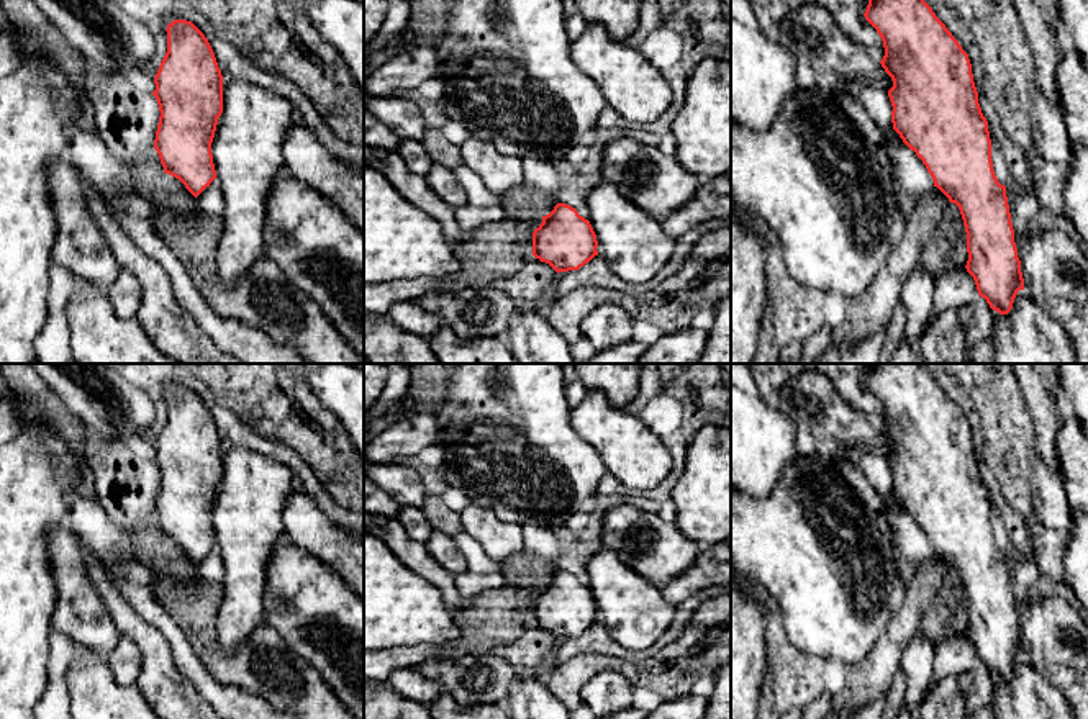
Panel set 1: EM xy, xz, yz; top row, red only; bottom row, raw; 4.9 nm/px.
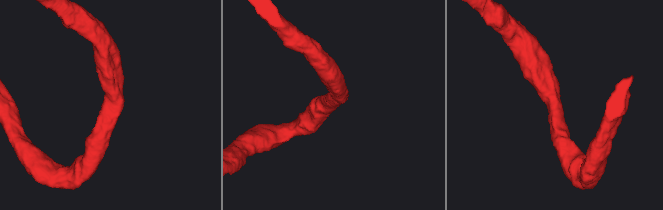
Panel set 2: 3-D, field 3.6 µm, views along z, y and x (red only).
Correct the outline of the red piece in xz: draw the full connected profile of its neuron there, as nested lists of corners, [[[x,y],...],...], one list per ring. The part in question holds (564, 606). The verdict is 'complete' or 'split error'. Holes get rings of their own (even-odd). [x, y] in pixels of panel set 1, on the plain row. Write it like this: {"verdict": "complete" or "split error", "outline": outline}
{"verdict": "complete", "outline": [[[557,570],[533,599],[533,622],[557,640],[578,637],[598,622],[596,601],[575,575]]]}

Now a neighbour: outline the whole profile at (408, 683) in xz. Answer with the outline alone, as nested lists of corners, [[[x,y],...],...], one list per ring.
[[[415,668],[393,672],[387,683],[398,696],[423,706],[429,706],[441,694],[437,681],[423,676]]]

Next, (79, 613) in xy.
[[[66,522],[59,524],[48,532],[48,552],[56,581],[51,626],[108,657],[123,635],[90,578],[80,539]]]

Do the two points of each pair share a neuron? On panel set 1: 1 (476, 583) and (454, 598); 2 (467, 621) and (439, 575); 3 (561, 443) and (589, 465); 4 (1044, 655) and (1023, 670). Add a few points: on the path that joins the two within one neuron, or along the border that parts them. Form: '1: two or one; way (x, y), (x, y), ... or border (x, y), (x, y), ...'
1: two; border (454, 577), (456, 588), (471, 600)
2: two; border (472, 600), (467, 606), (457, 610)
3: one; way (567, 449), (582, 464)
4: two; border (1024, 655), (1059, 691)

